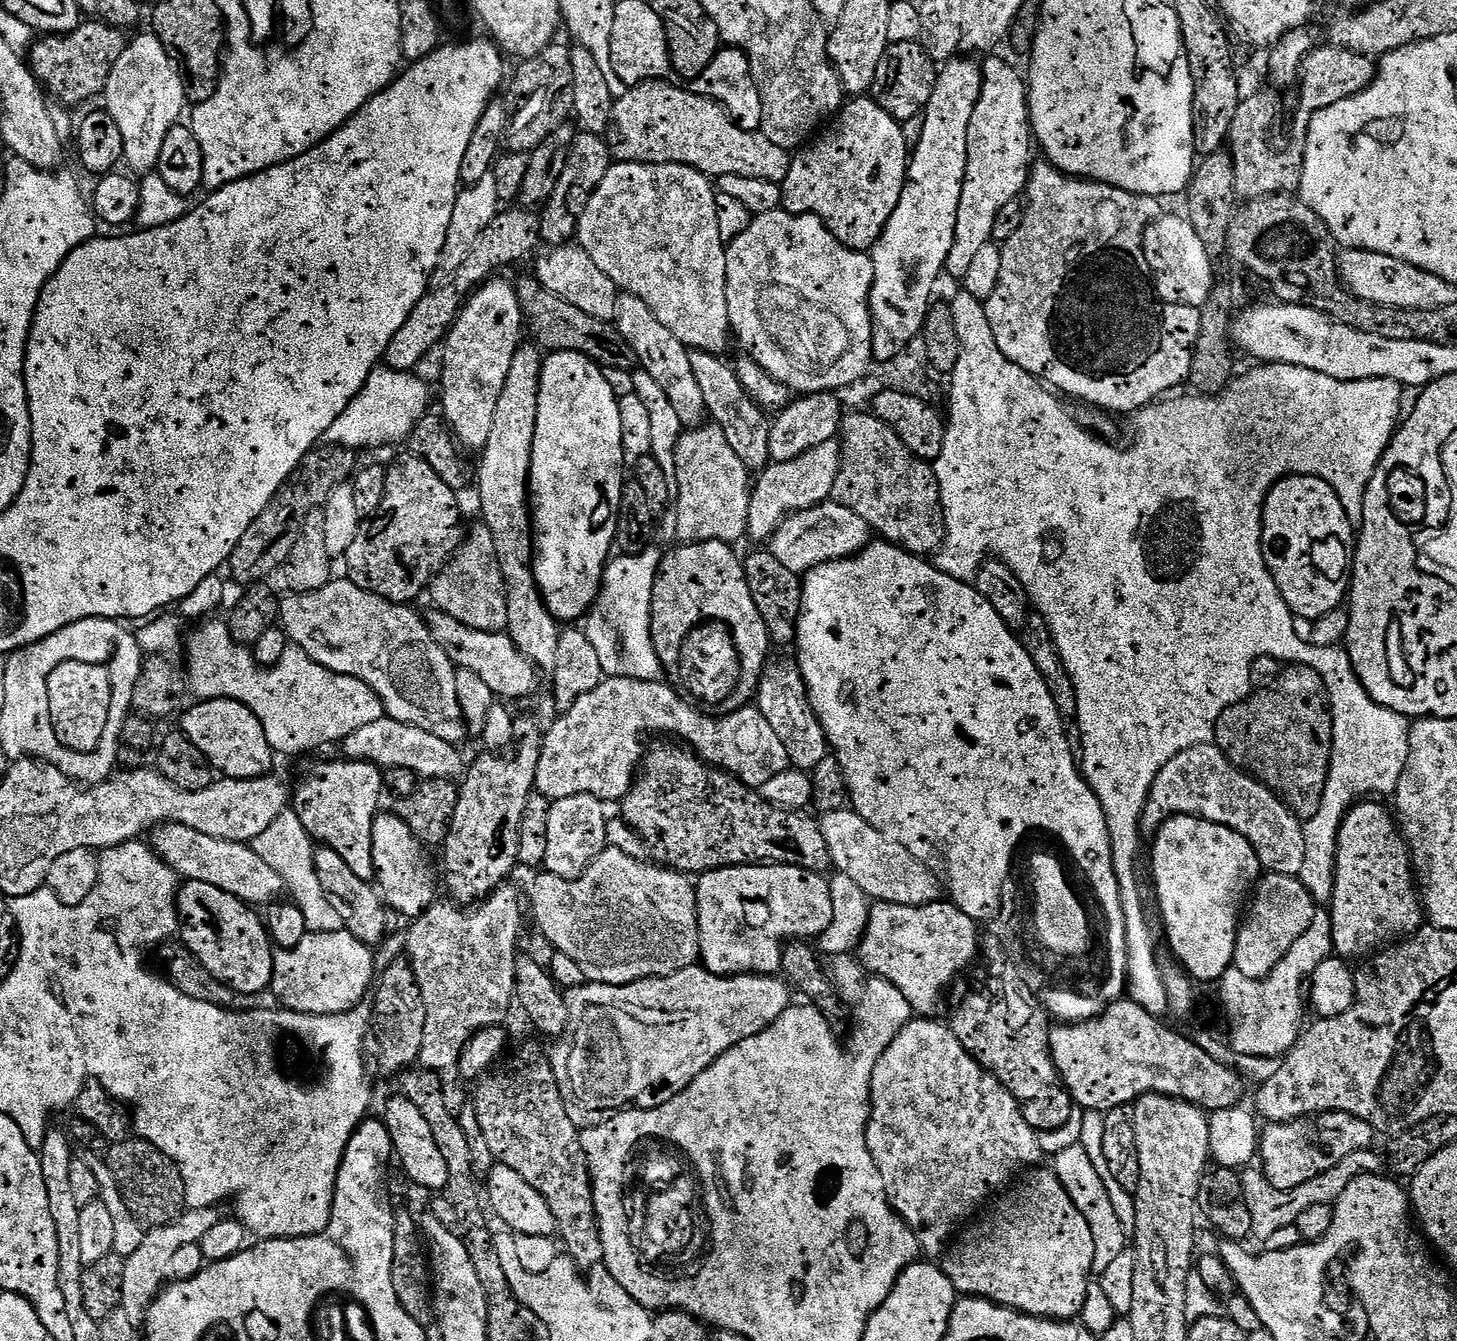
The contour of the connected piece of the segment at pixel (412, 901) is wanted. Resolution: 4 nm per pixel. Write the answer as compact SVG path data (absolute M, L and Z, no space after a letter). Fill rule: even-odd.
M395 814L377 815L374 822L374 866L376 867L375 883L386 901L387 907L393 913L401 912L407 918L421 916L432 907L436 896L438 880L432 877L432 868L424 857L425 845L402 822L402 818Z

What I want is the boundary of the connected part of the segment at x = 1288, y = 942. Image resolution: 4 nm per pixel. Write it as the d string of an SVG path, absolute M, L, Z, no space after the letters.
M1265 875L1255 892L1256 901L1252 904L1252 913L1249 916L1247 913L1240 925L1240 933L1236 936L1234 966L1242 970L1246 978L1264 980L1286 958L1290 946L1294 946L1294 942L1298 942L1298 938L1306 934L1310 922L1314 922L1318 905L1302 881L1294 876Z

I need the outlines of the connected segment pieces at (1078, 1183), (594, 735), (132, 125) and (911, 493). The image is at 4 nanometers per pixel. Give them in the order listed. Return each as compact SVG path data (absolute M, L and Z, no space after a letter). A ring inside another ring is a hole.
M1078 1142L1068 1144L1056 1156L1056 1161L1050 1164L1056 1176L1062 1182L1062 1186L1082 1210L1082 1218L1086 1218L1087 1225L1090 1226L1090 1234L1094 1234L1094 1266L1093 1273L1099 1274L1109 1269L1113 1261L1117 1260L1118 1254L1122 1254L1130 1244L1129 1233L1122 1230L1122 1222L1118 1222L1118 1214L1114 1214L1114 1202L1110 1202L1110 1194L1098 1174L1094 1170L1094 1162L1090 1162L1090 1154Z
M613 675L605 678L594 690L582 694L582 698L578 698L578 702L574 702L574 706L566 714L557 717L552 729L544 732L544 745L536 771L535 791L541 792L550 801L570 798L574 794L590 794L605 802L623 801L641 767L640 736L647 732L669 732L672 735L669 737L683 742L704 763L712 765L713 768L723 768L743 784L757 790L763 789L764 784L770 782L770 778L782 774L790 766L788 751L786 746L782 746L782 738L774 734L774 726L766 722L759 707L749 706L729 712L727 716L715 716L689 704L667 682L642 682L628 676Z
M147 35L138 37L133 44L131 41L122 50L122 58L114 62L102 93L103 99L108 99L106 111L118 122L118 130L122 130L123 163L139 174L151 173L159 165L162 142L166 142L166 134L183 117L180 115L186 105L181 69L158 37Z
M852 412L849 416L847 413L843 417L839 431L842 437L840 473L834 482L831 499L846 506L846 510L854 510L854 514L865 520L873 533L881 532L885 541L907 548L921 558L931 557L938 548L937 541L936 544L932 541L932 527L939 531L945 529L944 507L940 501L936 469L929 461L919 460L903 444L902 438L898 438L898 434L894 434L890 426L886 426L886 422L882 422L874 414L865 412Z

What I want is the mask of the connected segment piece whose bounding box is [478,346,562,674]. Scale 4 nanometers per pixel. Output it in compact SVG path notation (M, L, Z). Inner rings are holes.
M521 346L510 362L510 374L506 374L506 386L502 386L502 398L494 410L494 426L490 426L490 438L479 453L478 484L480 480L480 512L482 522L494 534L494 550L498 550L498 562L504 579L508 599L508 626L506 634L531 664L541 673L555 673L560 658L561 625L546 606L540 587L536 585L534 567L534 525L530 511L530 462L534 446L534 426L538 422L538 394L540 372L544 360L539 347Z

